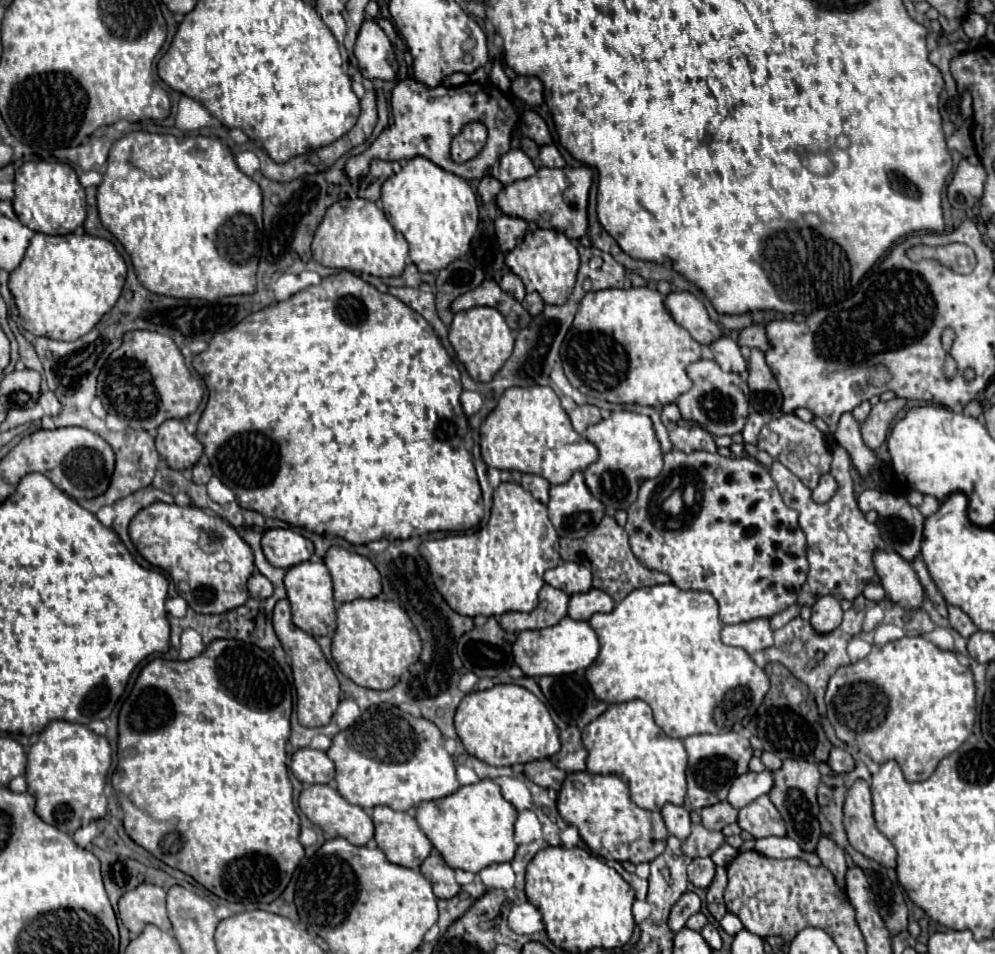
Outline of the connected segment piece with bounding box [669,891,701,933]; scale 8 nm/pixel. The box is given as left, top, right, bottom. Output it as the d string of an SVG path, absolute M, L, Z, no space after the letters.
M687 891L687 893L673 905L673 909L671 909L671 915L669 915L669 927L671 927L671 931L673 931L673 933L681 931L681 929L685 927L687 919L689 919L691 915L695 915L699 909L701 909L701 899L699 899L695 893Z

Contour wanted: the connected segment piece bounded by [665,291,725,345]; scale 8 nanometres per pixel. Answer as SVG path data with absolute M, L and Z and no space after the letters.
M671 293L667 299L665 299L665 305L671 313L671 317L681 325L685 327L691 337L695 341L699 341L701 345L711 345L715 343L719 337L723 337L725 333L721 331L721 327L711 321L705 305L691 293Z

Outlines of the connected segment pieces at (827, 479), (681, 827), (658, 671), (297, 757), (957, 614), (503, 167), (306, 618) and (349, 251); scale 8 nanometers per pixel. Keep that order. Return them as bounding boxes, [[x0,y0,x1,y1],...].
[[813,473,837,503],[661,803,691,841],[585,583,771,739],[291,747,335,783],[949,605,977,637],[491,149,537,185],[285,561,337,637],[313,199,407,277]]

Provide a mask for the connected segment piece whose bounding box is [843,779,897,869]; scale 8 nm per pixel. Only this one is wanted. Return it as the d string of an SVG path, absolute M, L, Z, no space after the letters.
M855 781L847 791L843 805L843 825L849 845L883 867L897 867L897 851L891 841L879 833L873 819L873 799L867 781Z

